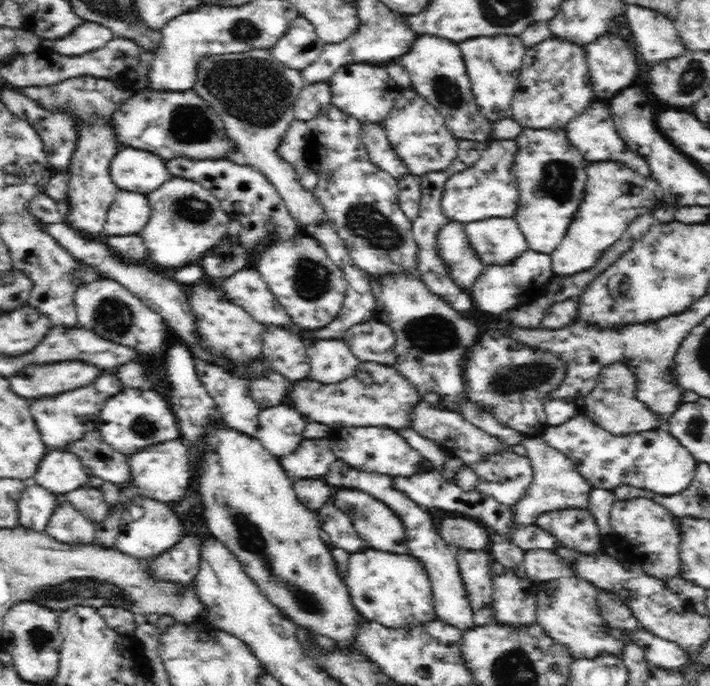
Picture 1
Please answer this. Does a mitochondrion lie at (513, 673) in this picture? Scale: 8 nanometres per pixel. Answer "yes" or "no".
yes

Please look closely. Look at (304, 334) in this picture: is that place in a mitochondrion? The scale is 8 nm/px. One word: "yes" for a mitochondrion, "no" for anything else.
no

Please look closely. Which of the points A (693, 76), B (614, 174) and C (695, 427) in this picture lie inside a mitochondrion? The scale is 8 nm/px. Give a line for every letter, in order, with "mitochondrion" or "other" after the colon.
A: mitochondrion
B: other
C: mitochondrion

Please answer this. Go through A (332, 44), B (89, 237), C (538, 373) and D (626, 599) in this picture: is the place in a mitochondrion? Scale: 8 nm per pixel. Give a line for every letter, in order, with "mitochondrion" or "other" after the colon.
A: other
B: other
C: mitochondrion
D: other

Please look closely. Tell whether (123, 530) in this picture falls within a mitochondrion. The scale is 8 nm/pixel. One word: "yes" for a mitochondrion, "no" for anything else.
no

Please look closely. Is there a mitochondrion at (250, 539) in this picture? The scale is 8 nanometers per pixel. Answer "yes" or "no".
yes

